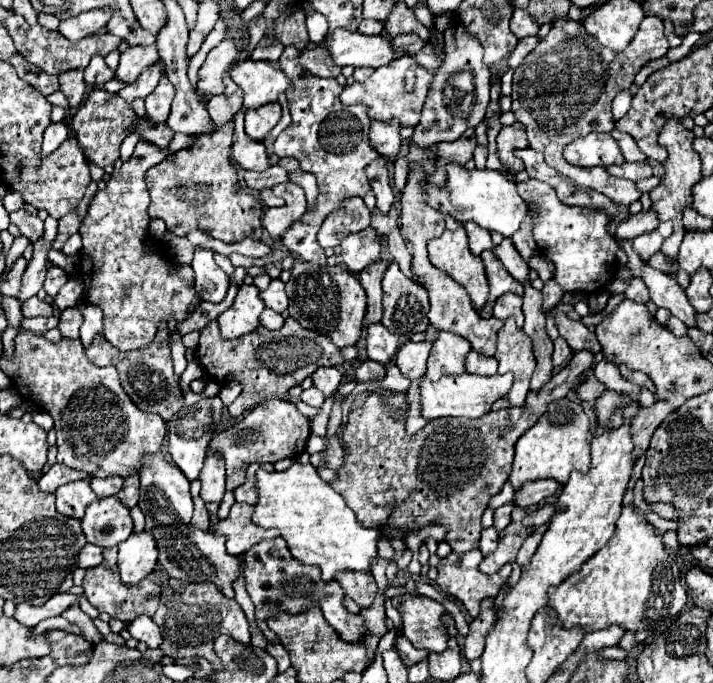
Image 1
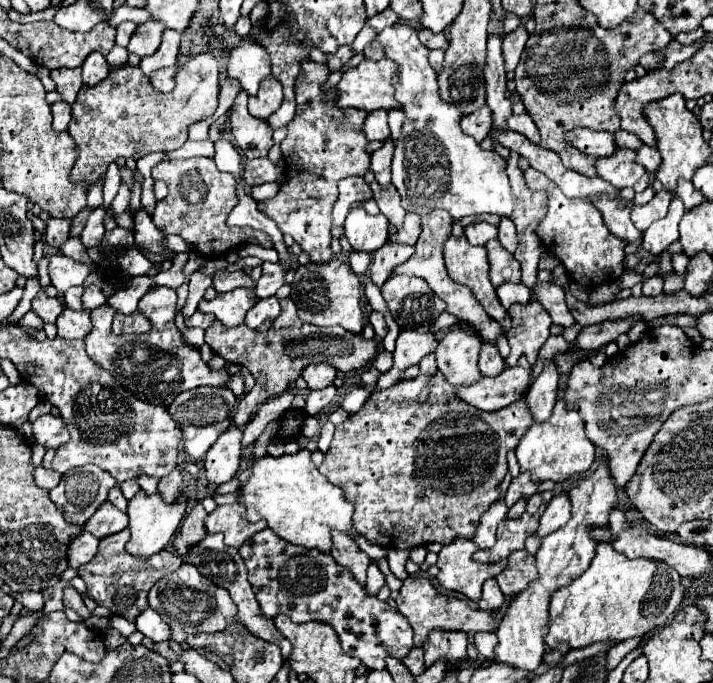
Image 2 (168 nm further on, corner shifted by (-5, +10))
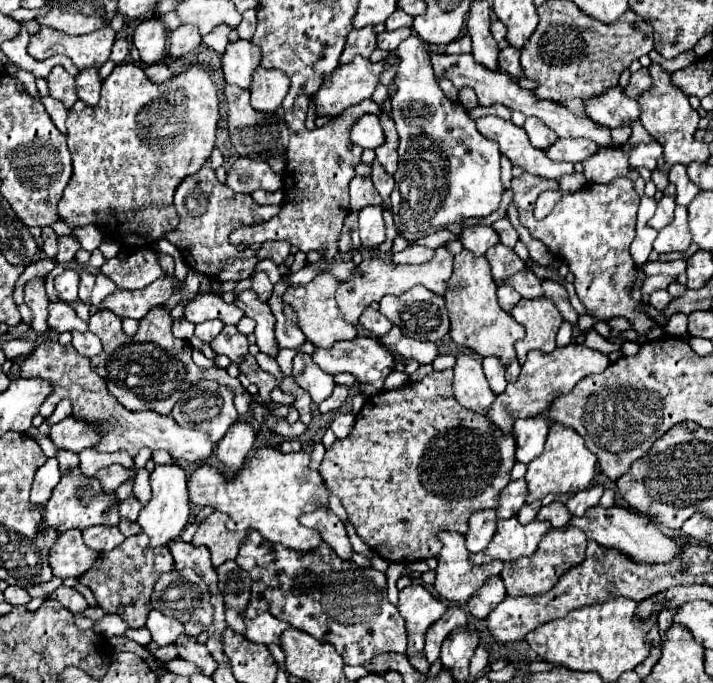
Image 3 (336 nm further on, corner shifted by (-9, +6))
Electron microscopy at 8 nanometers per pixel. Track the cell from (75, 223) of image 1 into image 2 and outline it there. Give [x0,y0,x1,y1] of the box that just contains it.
[45,218,71,250]

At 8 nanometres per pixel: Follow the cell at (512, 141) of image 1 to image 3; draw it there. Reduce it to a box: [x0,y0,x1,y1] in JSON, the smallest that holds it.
[523,118,557,150]

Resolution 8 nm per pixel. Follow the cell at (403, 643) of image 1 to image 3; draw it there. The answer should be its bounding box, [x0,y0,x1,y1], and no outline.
[235,532,407,666]

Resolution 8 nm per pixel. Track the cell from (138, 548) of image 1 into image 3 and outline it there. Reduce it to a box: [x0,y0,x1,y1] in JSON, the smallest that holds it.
[137,466,189,548]

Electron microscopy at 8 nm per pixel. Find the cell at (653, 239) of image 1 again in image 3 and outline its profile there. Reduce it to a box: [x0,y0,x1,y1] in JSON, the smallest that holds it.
[653,206,691,252]

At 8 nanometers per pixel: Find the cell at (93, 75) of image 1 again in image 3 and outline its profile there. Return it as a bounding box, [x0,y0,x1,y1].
[77,68,101,106]

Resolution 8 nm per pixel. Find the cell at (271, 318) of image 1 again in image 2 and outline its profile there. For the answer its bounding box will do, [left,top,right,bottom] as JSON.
[245,296,279,328]

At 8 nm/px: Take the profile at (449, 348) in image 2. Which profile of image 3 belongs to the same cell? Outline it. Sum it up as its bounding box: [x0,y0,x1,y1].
[453,354,495,414]

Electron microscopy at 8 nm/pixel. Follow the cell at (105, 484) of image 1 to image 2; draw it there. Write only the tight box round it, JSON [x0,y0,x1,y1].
[108,487,128,512]

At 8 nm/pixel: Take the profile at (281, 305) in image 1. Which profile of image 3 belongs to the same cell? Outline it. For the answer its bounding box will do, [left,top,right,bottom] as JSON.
[251,272,273,302]

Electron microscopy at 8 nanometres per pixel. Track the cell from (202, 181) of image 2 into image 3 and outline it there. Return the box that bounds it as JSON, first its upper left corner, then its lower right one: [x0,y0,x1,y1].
[165,166,291,280]

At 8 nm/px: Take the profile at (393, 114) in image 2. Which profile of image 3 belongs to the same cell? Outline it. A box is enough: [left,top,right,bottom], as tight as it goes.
[372,84,391,114]

